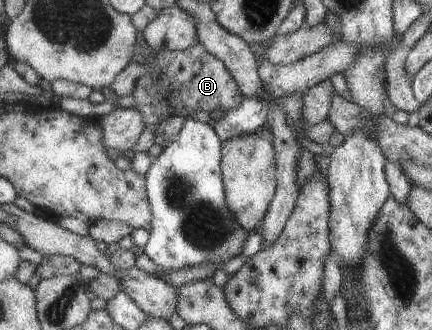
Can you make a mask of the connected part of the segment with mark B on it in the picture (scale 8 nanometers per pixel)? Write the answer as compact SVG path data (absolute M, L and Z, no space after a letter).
M198 42L184 50L153 50L149 45L134 47L136 62L147 62L151 69L138 79L132 91L138 109L145 118L146 125L153 125L171 115L187 118L194 111L215 111L237 108L242 103L242 92L238 82L225 62L212 55Z

